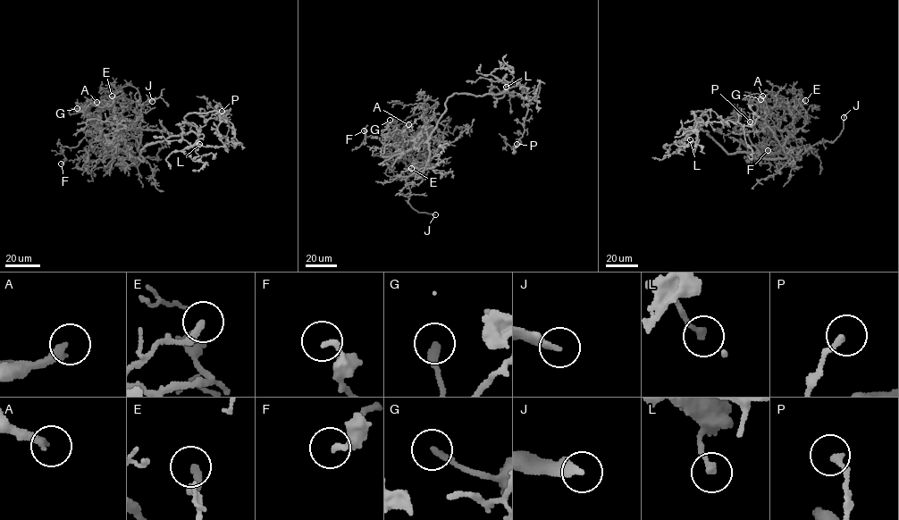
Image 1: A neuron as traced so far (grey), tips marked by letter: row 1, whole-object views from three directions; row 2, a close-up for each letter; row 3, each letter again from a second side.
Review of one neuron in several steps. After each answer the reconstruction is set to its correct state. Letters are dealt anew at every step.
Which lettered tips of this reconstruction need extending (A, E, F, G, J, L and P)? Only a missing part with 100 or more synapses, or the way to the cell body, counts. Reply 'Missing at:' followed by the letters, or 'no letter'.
Missing at: A, J

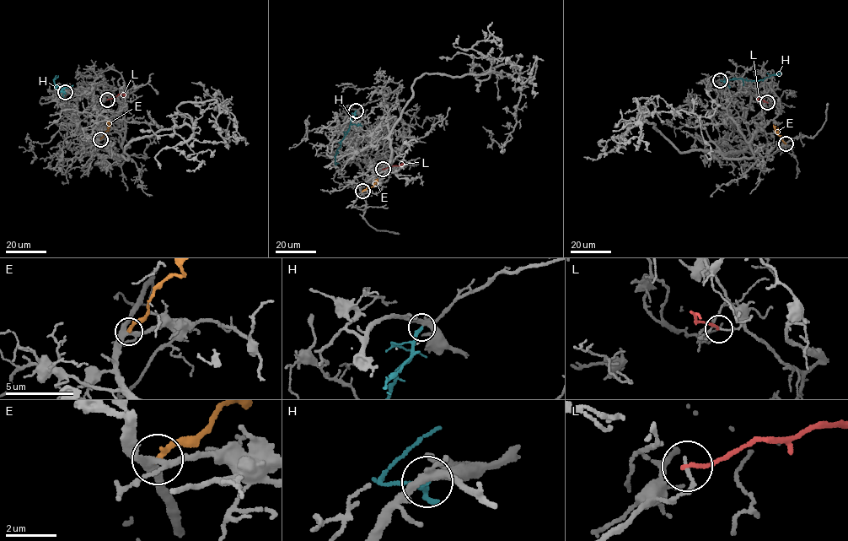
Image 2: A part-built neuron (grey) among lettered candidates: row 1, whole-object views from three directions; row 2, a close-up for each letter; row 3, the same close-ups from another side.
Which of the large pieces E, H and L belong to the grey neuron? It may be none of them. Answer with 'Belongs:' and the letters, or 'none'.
Belongs: none

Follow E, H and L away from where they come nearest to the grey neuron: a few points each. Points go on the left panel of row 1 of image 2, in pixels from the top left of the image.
E: (100, 139), (108, 130), (109, 120)
H: (65, 92), (54, 83), (58, 75)
L: (107, 100), (120, 94), (126, 94)

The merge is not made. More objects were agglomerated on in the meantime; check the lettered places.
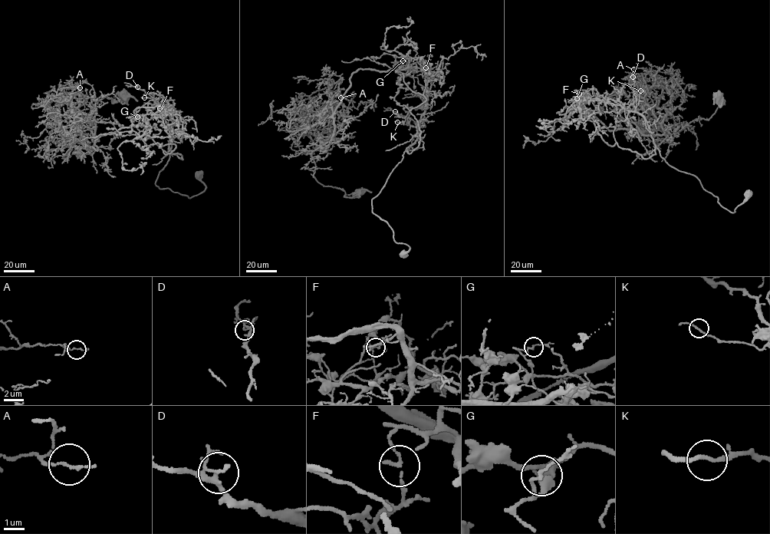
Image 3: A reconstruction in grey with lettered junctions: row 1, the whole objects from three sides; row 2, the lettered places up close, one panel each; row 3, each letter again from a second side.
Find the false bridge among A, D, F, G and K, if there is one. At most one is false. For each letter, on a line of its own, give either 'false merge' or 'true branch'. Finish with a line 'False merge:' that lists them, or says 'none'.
A: true branch
D: true branch
F: false merge
G: true branch
K: true branch
False merge: F

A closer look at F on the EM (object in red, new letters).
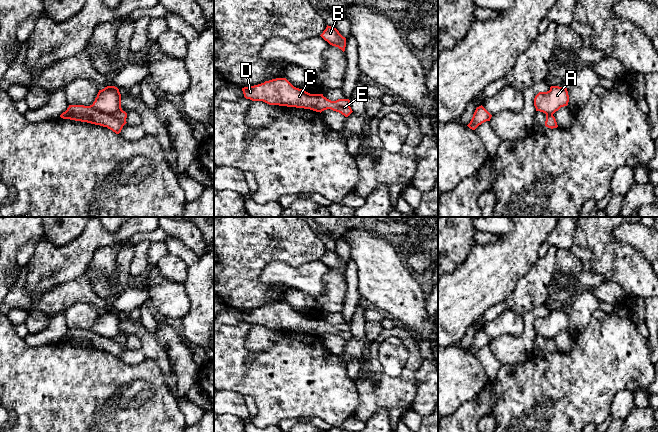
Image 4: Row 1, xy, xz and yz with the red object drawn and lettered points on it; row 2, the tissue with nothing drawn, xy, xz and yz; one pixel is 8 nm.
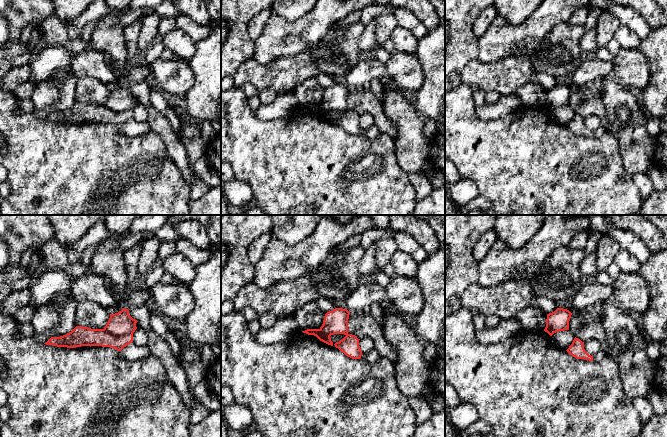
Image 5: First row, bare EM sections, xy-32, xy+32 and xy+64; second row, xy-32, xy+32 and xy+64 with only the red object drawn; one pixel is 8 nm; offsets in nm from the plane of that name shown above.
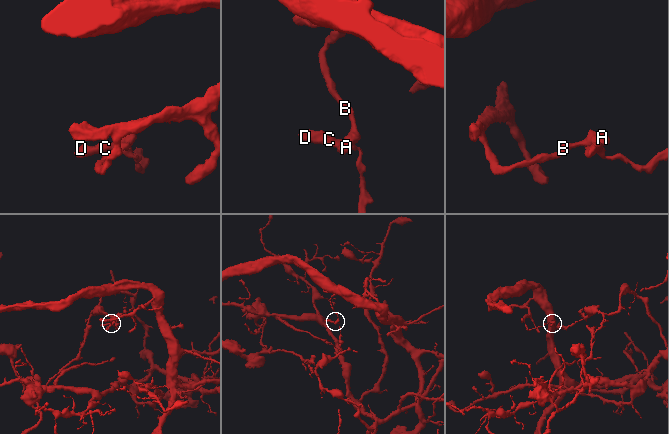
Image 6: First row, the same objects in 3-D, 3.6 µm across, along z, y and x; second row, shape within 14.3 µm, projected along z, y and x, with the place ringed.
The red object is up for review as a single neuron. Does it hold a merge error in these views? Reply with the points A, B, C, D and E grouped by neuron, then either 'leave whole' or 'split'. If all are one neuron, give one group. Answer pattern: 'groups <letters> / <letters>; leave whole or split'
groups A B C D / E; split

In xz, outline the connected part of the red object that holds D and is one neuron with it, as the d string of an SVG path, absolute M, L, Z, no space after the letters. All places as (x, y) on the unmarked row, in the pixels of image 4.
M276 302L264 307L242 312L244 321L252 325L263 325L269 329L279 329L310 333L322 336L331 333L333 325L323 318L310 318L294 311L286 302Z

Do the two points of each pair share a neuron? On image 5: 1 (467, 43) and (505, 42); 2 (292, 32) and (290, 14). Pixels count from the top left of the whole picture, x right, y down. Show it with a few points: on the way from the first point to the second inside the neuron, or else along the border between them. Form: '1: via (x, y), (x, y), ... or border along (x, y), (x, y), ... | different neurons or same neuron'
1: border along (478, 38), (478, 55), (476, 57) | different neurons
2: border along (311, 10), (293, 21), (286, 21), (273, 13) | different neurons

